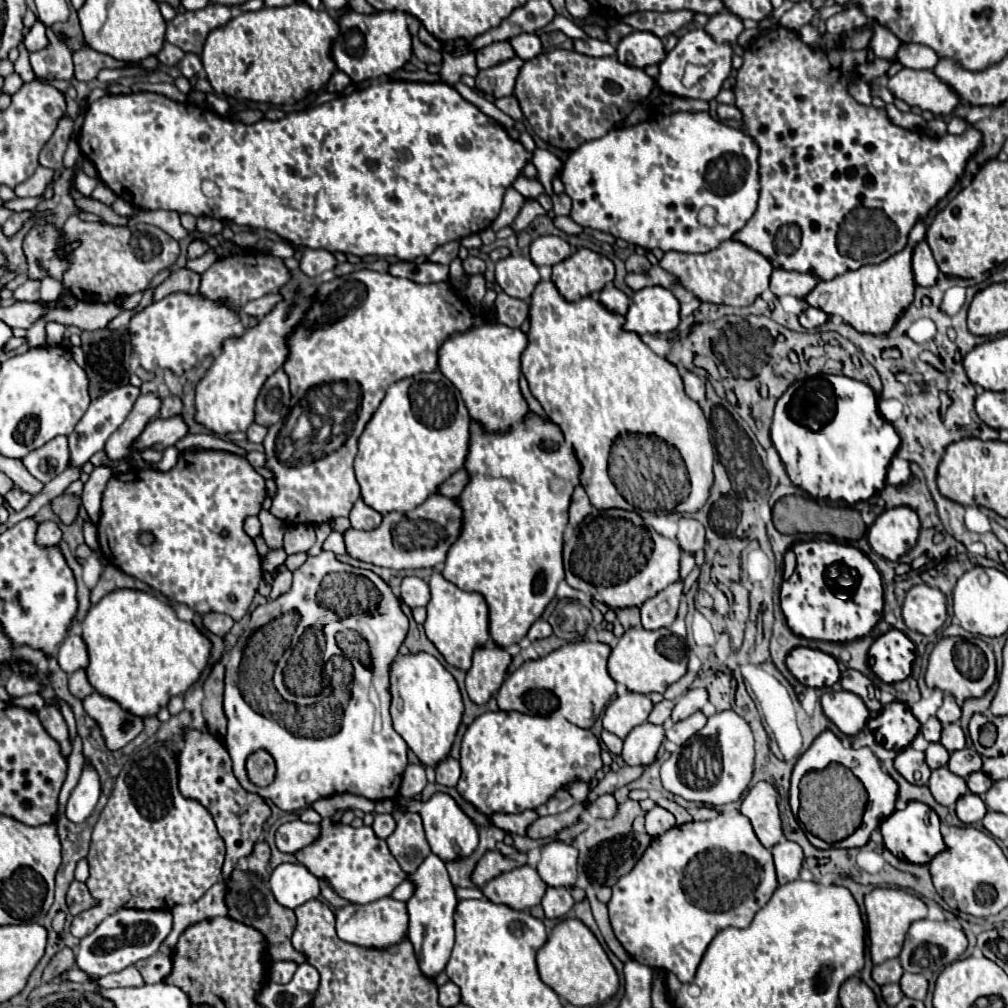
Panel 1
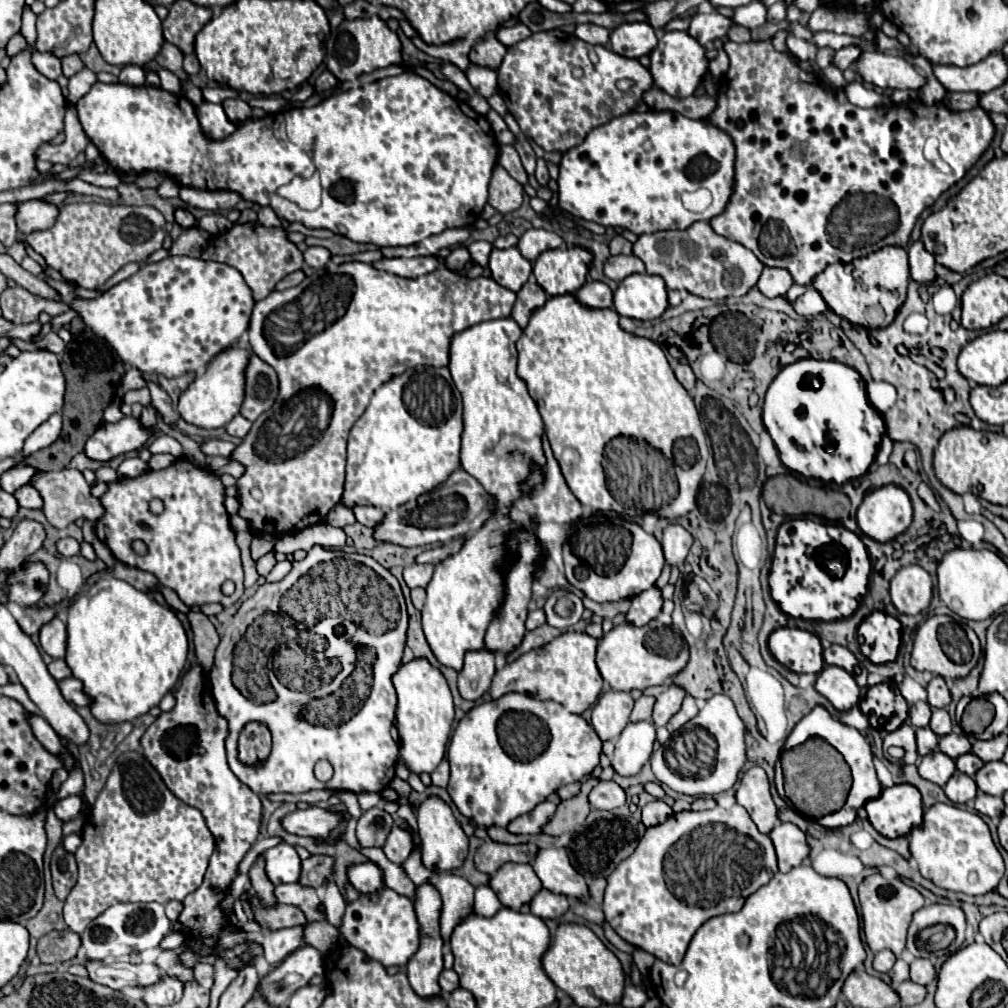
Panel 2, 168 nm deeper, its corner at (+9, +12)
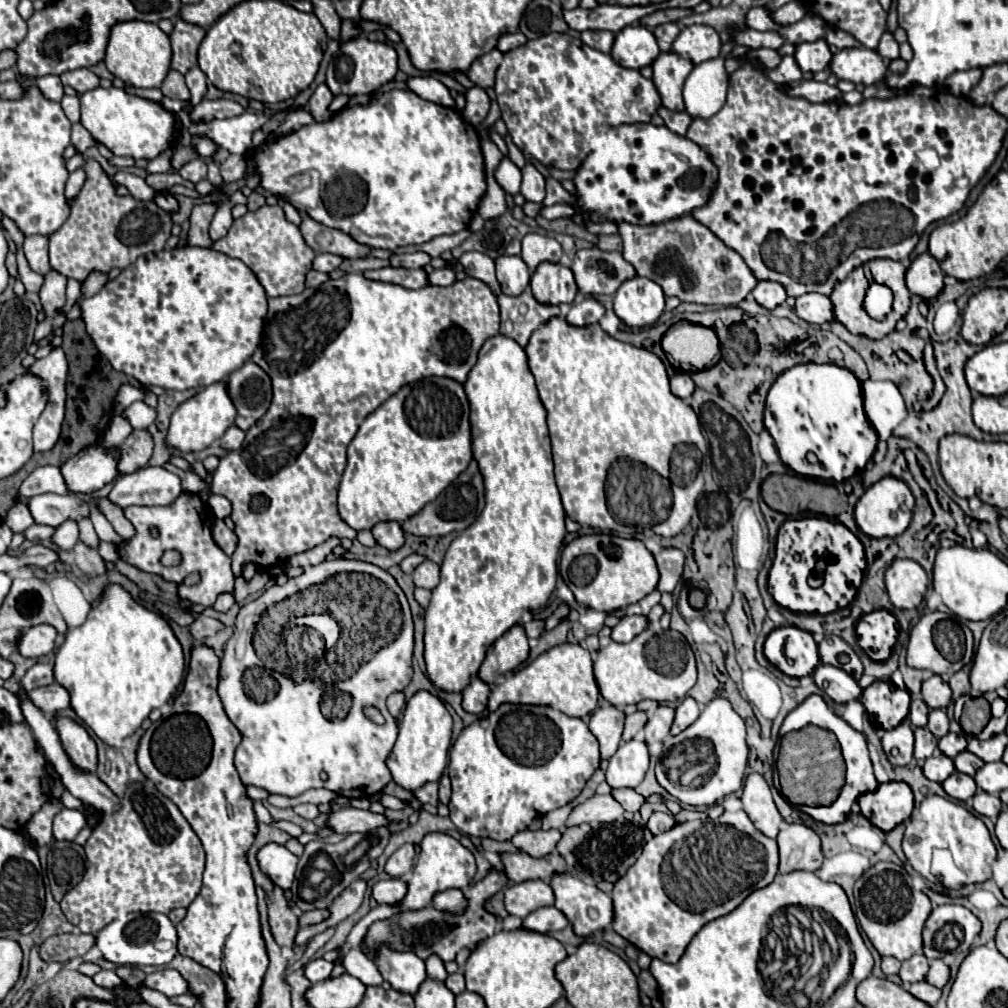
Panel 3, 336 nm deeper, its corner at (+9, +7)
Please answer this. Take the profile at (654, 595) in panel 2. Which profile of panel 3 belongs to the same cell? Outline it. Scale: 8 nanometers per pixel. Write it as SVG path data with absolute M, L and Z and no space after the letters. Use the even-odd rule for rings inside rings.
M632 615L632 617L622 617L620 623L612 629L612 639L616 643L628 643L632 641L638 633L642 633L648 625L648 619L644 615Z

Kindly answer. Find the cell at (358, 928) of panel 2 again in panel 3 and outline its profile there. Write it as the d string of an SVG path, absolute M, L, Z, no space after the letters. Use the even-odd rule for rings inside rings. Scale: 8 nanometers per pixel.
M382 947L376 955L376 967L382 977L400 993L416 995L420 985L426 981L424 961L414 957L414 953L394 953Z

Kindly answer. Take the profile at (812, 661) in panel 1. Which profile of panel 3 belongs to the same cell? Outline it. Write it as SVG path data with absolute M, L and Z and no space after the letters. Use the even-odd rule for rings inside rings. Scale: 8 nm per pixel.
M778 627L764 643L766 659L790 677L812 675L818 667L818 645L808 631L798 627Z

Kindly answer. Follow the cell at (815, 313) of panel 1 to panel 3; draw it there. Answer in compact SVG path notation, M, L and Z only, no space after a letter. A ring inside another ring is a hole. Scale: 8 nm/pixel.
M806 293L796 297L796 305L794 311L800 319L808 321L808 323L826 323L834 319L834 305L830 301L830 297L820 295L820 293Z

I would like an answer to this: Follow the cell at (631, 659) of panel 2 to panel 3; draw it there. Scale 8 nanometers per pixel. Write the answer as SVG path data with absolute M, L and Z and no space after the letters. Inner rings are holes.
M646 629L630 643L610 641L606 647L591 656L600 695L614 707L636 705L642 699L652 699L658 703L678 701L684 699L696 683L694 653L682 635L676 635L676 639L672 639L664 633L656 635L654 631Z

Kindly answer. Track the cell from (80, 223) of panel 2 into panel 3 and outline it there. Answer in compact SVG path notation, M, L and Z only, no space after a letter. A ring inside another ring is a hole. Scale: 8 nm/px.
M96 159L84 161L86 181L72 205L66 223L50 235L50 265L64 277L84 281L92 269L108 273L110 269L126 269L138 255L146 251L162 251L170 237L172 217L154 201L138 201L132 195L116 195L114 185Z

